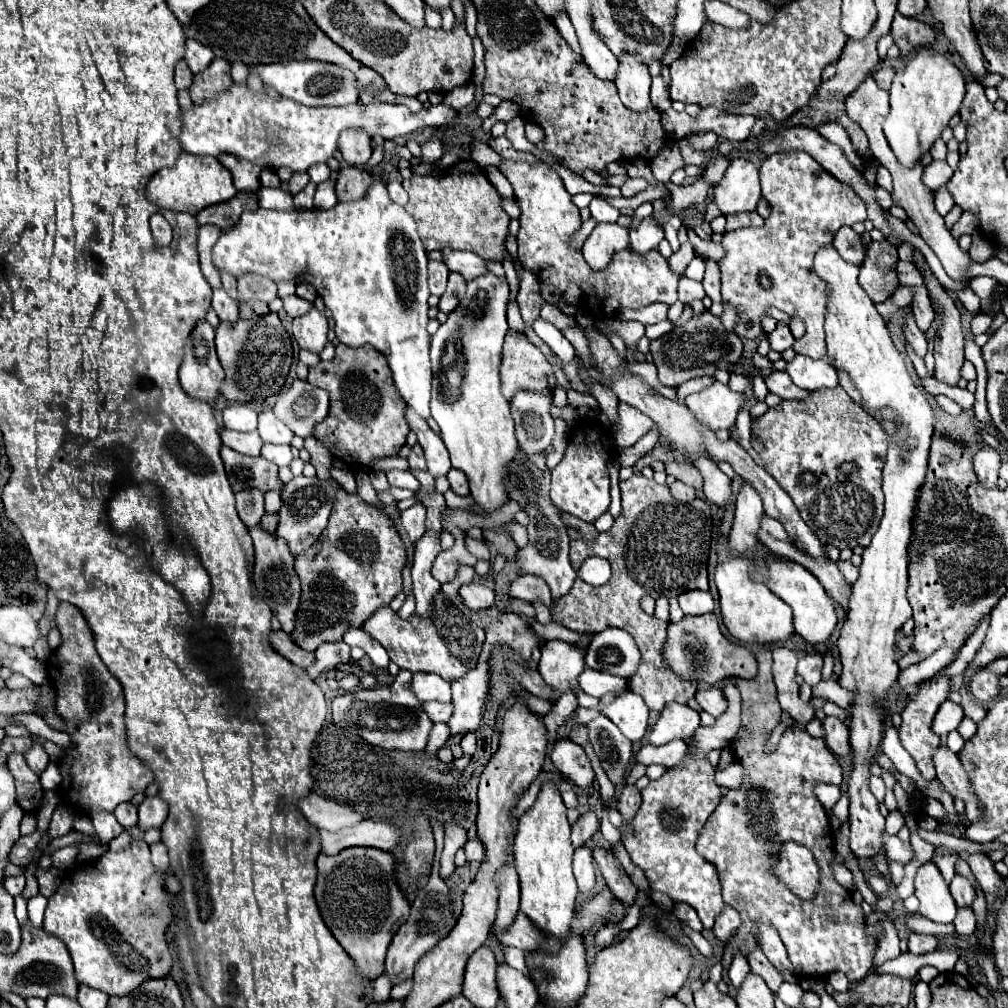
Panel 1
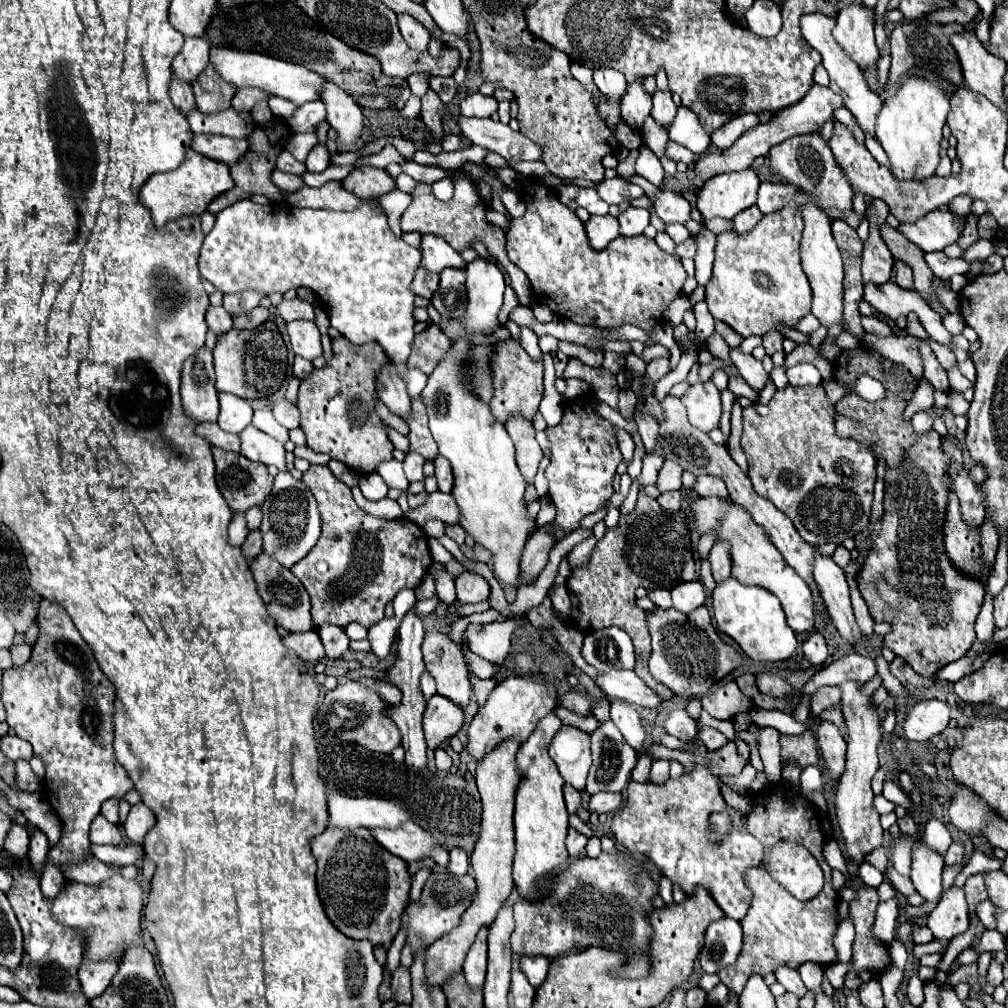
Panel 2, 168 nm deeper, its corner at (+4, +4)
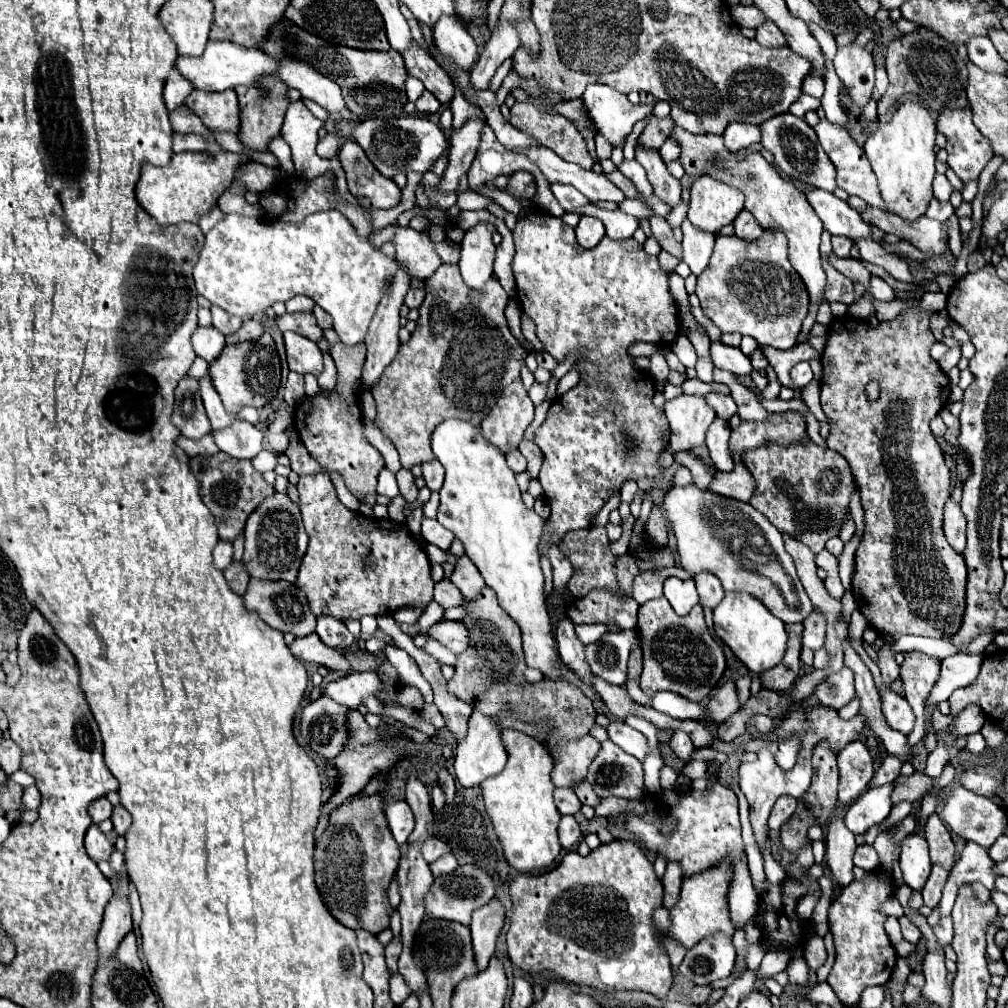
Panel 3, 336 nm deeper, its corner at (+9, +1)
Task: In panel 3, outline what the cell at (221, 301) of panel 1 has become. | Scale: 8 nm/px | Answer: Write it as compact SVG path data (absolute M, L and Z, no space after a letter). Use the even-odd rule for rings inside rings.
M210 325L210 327L198 327L194 331L192 345L194 345L196 355L200 355L208 363L212 363L224 349L226 341L224 341L224 335L214 325Z

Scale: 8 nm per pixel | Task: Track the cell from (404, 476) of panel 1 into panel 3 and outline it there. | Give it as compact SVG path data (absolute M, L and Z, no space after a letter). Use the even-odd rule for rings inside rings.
M386 467L378 475L378 495L386 495L394 499L398 495L398 485L396 485L396 475L388 471Z

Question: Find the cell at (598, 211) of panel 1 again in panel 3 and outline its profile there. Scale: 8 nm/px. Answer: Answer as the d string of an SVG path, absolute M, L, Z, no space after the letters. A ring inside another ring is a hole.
M552 183L550 185L554 197L558 199L558 203L566 209L566 211L578 211L586 205L590 205L588 197L584 197L578 189L572 189L570 185L560 185L560 183Z

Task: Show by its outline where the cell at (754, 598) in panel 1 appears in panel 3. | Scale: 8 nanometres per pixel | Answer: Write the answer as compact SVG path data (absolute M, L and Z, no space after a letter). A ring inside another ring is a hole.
M726 593L724 599L714 607L714 631L732 649L732 653L754 673L764 673L776 667L786 653L786 629L784 623L772 615L760 601L750 593Z

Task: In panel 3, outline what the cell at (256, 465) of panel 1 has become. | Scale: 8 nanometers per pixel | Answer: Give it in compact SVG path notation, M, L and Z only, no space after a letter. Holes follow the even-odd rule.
M218 453L214 457L192 457L190 465L202 483L200 495L216 517L220 539L234 541L234 537L244 531L244 523L256 505L268 493L274 493L274 489L262 479L262 473L258 473L250 461L232 459L226 453Z

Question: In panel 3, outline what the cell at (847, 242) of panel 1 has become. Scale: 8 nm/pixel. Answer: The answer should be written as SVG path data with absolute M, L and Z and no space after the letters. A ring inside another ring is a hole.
M834 235L834 237L832 237L832 249L834 249L834 255L836 255L836 257L848 259L848 257L850 257L850 249L852 249L852 239Z

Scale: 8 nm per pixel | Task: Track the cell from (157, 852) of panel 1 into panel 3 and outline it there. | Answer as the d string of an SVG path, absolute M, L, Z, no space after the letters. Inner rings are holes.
M130 881L130 905L132 909L133 926L138 927L142 918L142 908L140 899L138 899L138 891L134 887L134 883Z

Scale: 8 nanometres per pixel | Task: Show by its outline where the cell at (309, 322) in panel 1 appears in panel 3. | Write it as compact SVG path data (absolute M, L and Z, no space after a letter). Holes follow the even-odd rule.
M286 331L284 343L286 343L286 357L288 357L290 371L302 375L306 373L318 375L322 371L322 353L314 341L310 341L300 333Z

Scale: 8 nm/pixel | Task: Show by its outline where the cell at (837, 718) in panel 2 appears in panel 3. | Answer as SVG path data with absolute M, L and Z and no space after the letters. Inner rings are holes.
M848 743L838 753L840 763L840 789L838 789L838 801L842 805L850 805L858 795L862 795L868 789L870 779L874 777L874 759L868 751L868 747L858 743Z

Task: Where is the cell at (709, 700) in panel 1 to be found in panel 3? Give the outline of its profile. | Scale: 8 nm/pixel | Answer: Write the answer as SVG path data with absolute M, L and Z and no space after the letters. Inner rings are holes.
M726 681L724 685L720 685L706 705L706 713L708 713L708 719L712 725L720 725L730 715L734 715L738 709L740 709L740 705L738 705L734 681Z

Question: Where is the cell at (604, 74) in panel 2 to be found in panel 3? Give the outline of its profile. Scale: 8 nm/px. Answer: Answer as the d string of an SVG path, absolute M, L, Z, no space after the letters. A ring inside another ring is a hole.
M592 83L584 95L586 115L592 119L598 133L602 133L612 145L618 145L632 131L634 123L652 113L657 100L650 105L632 105L628 97L614 87Z

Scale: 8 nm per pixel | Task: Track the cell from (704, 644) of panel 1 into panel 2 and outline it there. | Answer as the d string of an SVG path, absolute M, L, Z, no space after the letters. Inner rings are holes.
M699 606L689 614L683 614L675 608L647 610L647 626L653 644L653 652L649 656L649 672L657 682L673 690L675 696L701 698L711 690L713 684L741 666L741 654L719 638L705 606Z

